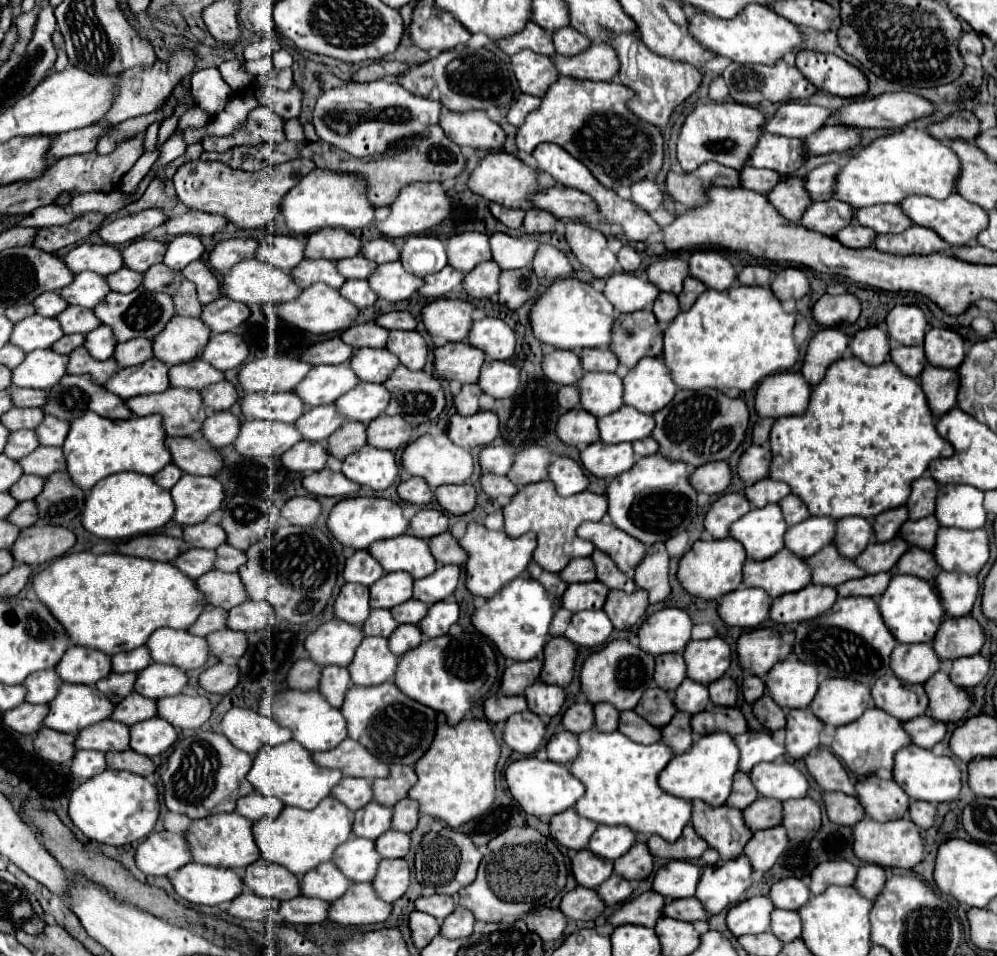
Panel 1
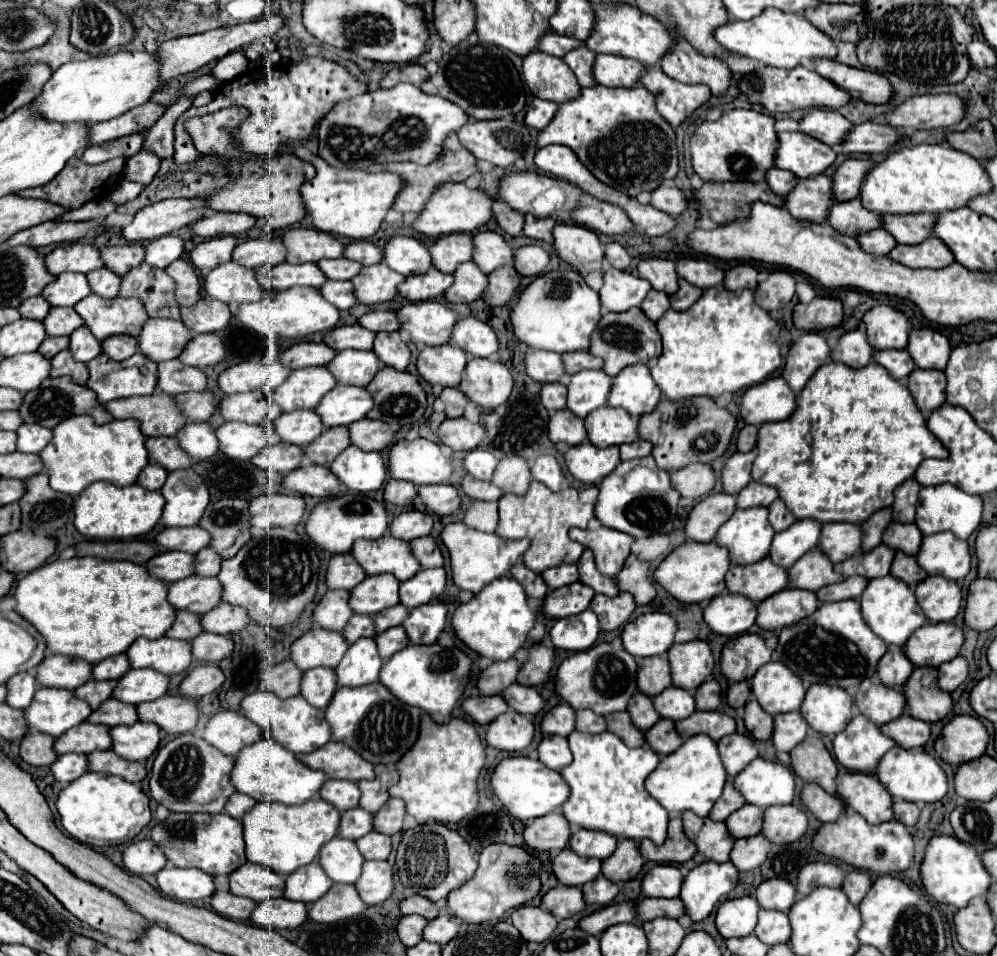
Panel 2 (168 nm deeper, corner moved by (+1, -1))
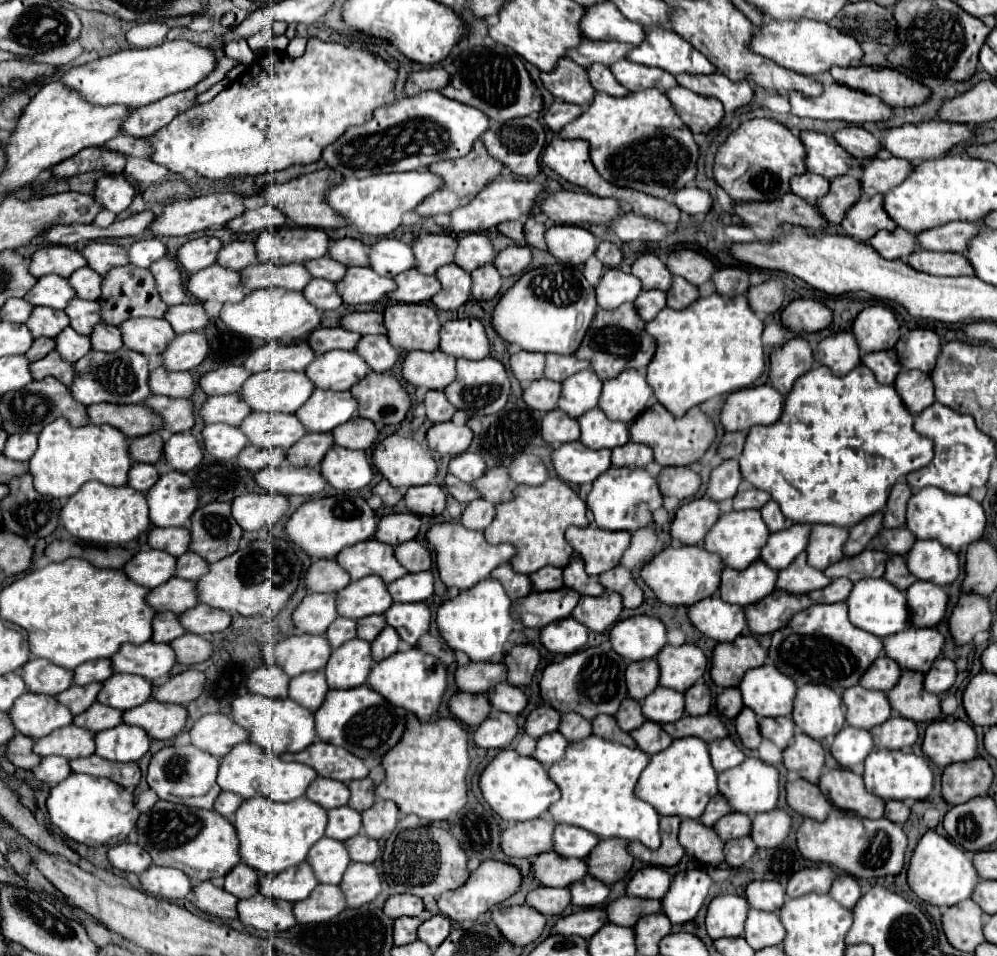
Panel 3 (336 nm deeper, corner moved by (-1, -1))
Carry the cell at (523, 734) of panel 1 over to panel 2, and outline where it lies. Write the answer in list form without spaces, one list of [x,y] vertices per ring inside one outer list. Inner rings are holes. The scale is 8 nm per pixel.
[[[508,709],[500,717],[496,717],[486,729],[486,743],[500,751],[518,753],[530,745],[534,737],[532,719]]]

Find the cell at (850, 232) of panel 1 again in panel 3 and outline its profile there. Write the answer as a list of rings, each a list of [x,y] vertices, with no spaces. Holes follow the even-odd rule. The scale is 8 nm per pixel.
[[[896,227],[894,231],[878,231],[872,239],[870,245],[884,257],[884,259],[906,259],[914,247],[914,235],[908,233],[902,227]]]

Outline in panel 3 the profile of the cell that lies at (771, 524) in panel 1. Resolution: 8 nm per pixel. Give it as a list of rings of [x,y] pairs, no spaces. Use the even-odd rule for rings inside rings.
[[[746,509],[746,511],[730,511],[722,515],[722,521],[710,529],[710,537],[706,537],[704,547],[710,549],[710,553],[718,553],[722,561],[732,567],[732,569],[746,569],[746,565],[754,563],[760,557],[762,547],[766,545],[770,537],[770,531],[766,523],[762,521],[760,511],[756,509]]]

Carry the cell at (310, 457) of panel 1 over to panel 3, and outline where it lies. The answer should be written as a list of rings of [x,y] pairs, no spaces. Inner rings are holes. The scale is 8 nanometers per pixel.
[[[248,445],[240,455],[238,455],[238,463],[250,471],[262,471],[270,465],[280,467],[286,461],[286,449],[262,449],[262,447],[254,447]]]

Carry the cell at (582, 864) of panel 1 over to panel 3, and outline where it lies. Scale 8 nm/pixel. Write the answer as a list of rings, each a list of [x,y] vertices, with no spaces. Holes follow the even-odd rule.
[[[550,851],[536,857],[532,873],[544,887],[568,887],[586,877],[588,869],[584,859],[570,859]]]

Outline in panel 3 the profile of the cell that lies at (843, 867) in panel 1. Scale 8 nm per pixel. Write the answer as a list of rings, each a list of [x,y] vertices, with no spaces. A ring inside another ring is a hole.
[[[828,865],[806,867],[794,873],[788,881],[788,897],[802,897],[806,893],[828,893],[834,881],[834,871]]]

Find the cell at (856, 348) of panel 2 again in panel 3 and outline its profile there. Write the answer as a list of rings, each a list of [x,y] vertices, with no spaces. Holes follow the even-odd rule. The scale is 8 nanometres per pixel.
[[[836,333],[822,339],[814,357],[818,357],[818,363],[830,367],[834,375],[846,375],[862,363],[860,347],[852,333]]]

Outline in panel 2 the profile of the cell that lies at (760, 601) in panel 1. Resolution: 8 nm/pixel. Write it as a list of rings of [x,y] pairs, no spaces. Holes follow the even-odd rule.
[[[718,595],[704,609],[704,621],[718,635],[746,633],[756,621],[756,603],[742,595]]]

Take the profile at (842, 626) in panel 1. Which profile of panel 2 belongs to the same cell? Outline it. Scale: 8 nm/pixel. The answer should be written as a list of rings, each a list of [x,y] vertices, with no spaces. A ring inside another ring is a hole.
[[[854,599],[822,603],[812,615],[804,617],[802,621],[798,621],[790,627],[784,627],[778,635],[778,647],[776,647],[778,661],[784,663],[788,669],[792,669],[792,673],[796,673],[804,681],[804,687],[808,687],[812,683],[826,683],[826,685],[836,685],[836,687],[842,687],[848,691],[858,687],[862,679],[874,677],[876,665],[884,653],[886,653],[886,643],[878,635],[874,635],[872,629],[864,623],[864,619],[860,615],[860,605]]]

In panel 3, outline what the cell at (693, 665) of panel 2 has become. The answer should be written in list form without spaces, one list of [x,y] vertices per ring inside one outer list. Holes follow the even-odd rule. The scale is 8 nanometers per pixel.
[[[684,643],[680,647],[666,645],[666,649],[658,653],[658,663],[662,669],[660,685],[678,689],[680,693],[690,689],[706,671],[706,655],[694,643]]]

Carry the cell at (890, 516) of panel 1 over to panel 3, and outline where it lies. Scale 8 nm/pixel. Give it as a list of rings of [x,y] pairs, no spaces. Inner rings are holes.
[[[874,513],[866,517],[864,521],[860,521],[858,525],[854,525],[850,529],[850,541],[846,541],[846,555],[852,557],[852,555],[862,553],[870,545],[870,541],[878,535],[878,531],[882,529],[882,521],[884,521],[884,515]]]

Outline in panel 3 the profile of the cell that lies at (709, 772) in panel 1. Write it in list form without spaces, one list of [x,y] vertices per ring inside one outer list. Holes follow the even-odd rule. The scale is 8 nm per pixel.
[[[684,737],[672,741],[670,749],[650,757],[650,765],[638,779],[636,793],[650,803],[660,815],[678,815],[684,819],[700,819],[708,801],[718,795],[718,773],[710,761],[708,743],[700,737]]]

